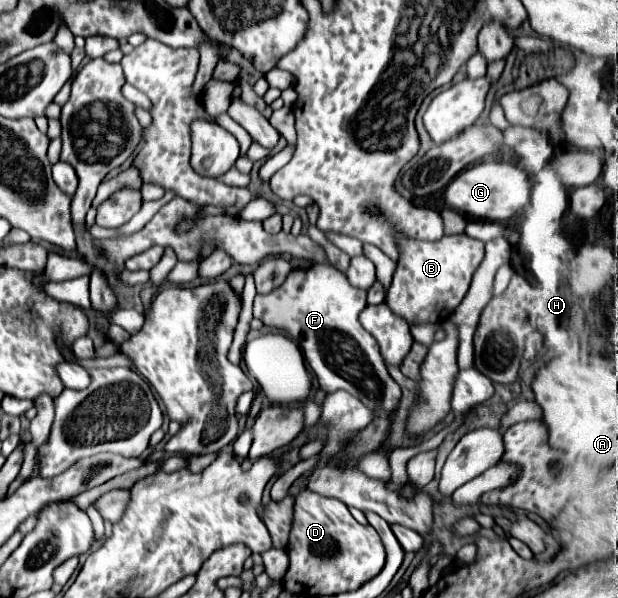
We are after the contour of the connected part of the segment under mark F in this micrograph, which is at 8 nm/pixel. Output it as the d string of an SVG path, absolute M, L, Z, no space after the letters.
M312 265L310 269L294 269L288 273L286 281L268 295L256 295L254 317L268 327L284 329L296 339L314 371L320 389L340 387L352 395L358 395L364 405L384 413L380 419L372 421L366 429L358 433L356 445L348 451L352 455L362 455L374 451L382 445L388 433L388 415L398 405L400 387L390 377L382 355L378 351L376 339L360 327L360 311L366 307L366 291L352 287L346 275L328 265Z

